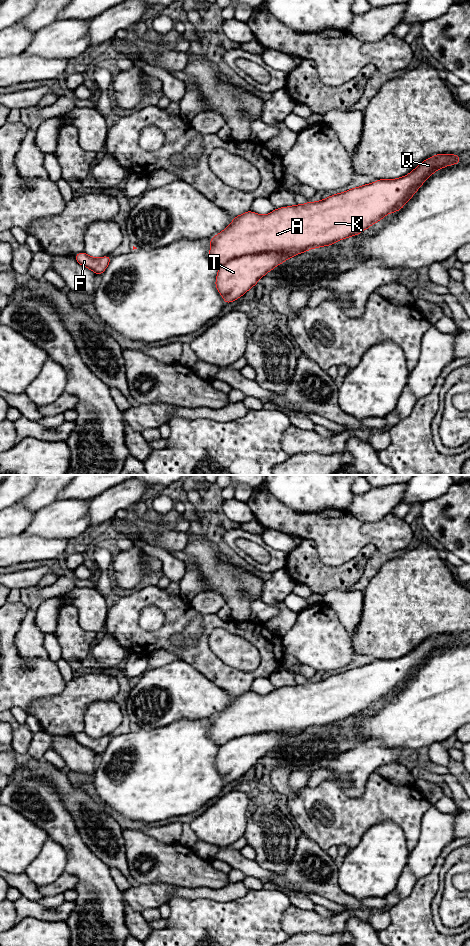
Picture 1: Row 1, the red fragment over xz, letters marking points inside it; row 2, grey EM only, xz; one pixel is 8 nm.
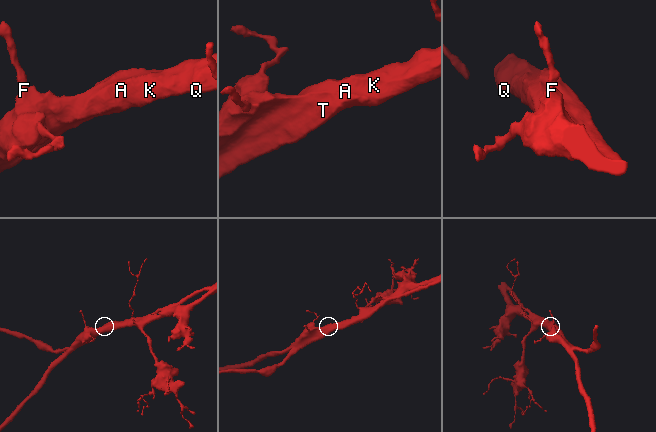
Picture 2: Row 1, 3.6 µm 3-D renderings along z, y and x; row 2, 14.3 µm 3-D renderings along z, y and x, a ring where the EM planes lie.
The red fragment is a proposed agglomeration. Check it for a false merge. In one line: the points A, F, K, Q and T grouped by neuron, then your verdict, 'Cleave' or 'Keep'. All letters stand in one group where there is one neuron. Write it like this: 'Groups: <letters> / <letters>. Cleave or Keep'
Groups: A F K Q / T. Cleave

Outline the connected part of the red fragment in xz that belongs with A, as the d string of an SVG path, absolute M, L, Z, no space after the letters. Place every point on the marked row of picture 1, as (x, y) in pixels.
M437 154L398 179L379 179L317 202L281 207L267 215L259 215L249 210L234 217L227 228L209 238L209 257L221 266L243 255L269 251L303 253L313 248L332 245L341 239L360 234L387 214L399 211L435 171L461 161L456 154Z

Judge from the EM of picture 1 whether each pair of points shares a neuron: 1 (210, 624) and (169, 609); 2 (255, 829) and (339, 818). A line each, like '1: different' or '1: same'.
1: same
2: different

